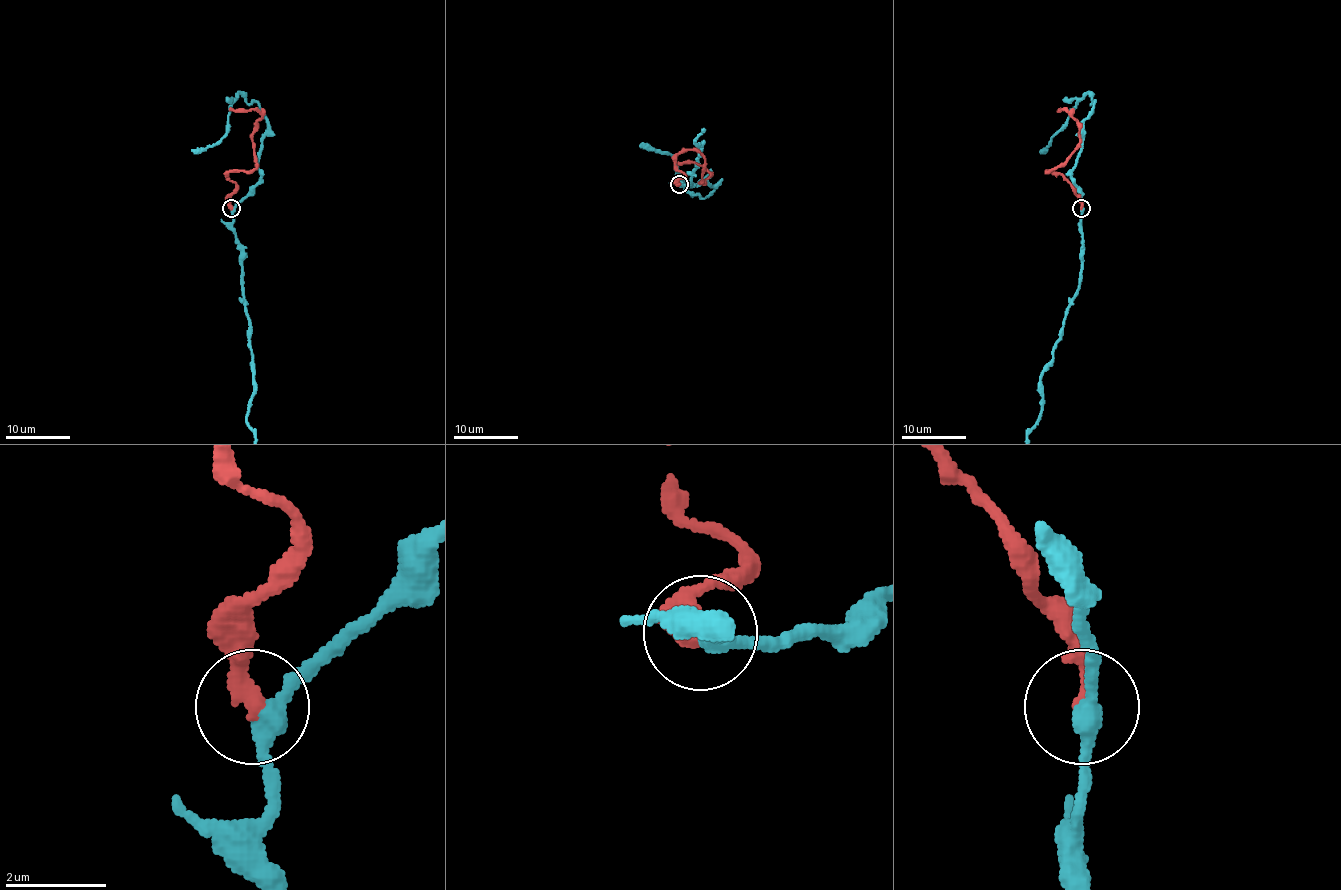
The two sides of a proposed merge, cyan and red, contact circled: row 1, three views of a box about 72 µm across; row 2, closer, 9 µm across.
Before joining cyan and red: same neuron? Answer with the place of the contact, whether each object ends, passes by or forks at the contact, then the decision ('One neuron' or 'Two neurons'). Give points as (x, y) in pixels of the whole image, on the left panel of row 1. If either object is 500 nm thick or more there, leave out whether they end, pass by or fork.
Place: (231, 208). At the ring cyan passes by. At the ring red ends. Two neurons

